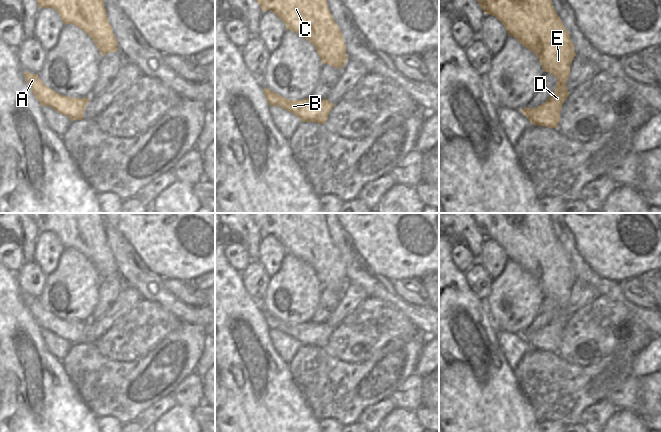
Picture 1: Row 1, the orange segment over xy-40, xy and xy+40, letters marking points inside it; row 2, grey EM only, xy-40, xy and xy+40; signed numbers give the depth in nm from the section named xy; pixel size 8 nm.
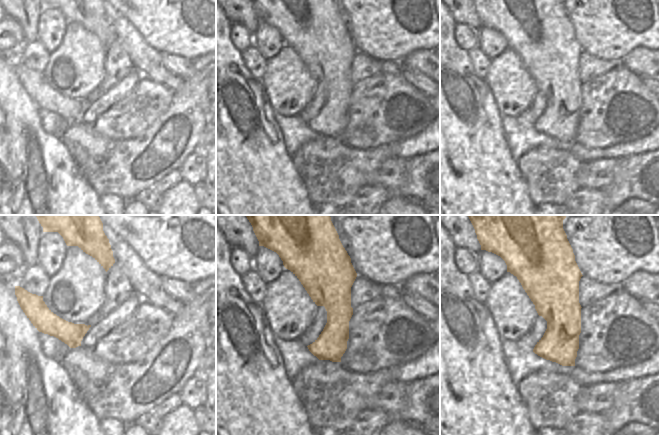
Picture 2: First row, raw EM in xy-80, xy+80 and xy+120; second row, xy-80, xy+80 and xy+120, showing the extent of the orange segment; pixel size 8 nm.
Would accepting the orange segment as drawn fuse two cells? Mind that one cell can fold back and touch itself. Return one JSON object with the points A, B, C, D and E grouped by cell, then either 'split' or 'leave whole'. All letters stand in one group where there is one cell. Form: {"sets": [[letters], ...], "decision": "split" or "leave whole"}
{"sets": [["A", "B", "C", "D", "E"]], "decision": "leave whole"}

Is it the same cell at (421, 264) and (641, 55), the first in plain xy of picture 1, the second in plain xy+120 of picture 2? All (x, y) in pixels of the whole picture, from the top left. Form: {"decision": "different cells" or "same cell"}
{"decision": "different cells"}

